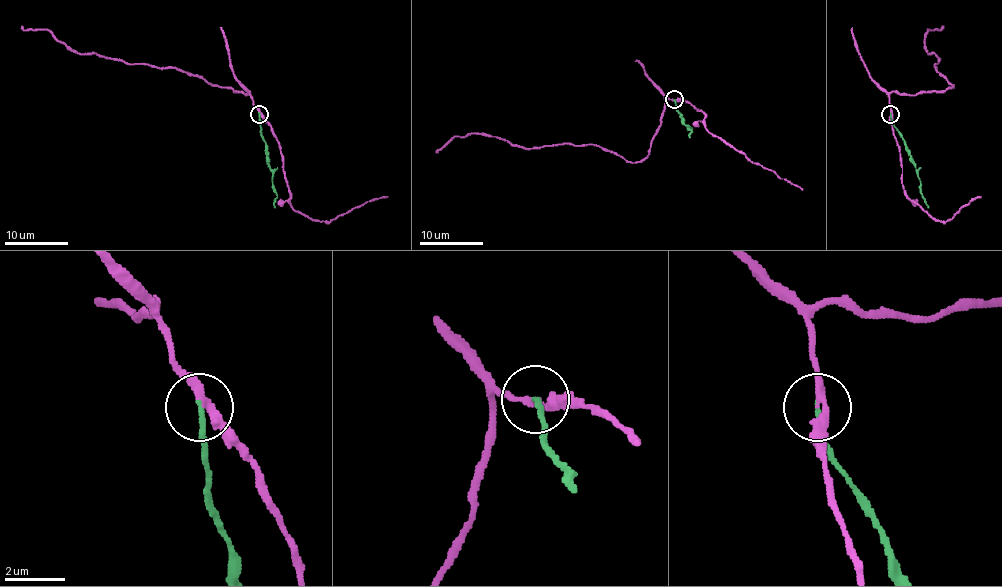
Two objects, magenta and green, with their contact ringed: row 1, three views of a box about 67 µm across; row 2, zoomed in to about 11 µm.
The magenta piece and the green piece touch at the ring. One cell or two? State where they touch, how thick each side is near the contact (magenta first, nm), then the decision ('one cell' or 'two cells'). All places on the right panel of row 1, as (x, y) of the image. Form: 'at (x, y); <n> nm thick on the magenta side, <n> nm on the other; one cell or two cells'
at (890, 114); 220 nm thick on the magenta side, 160 nm on the other; two cells

